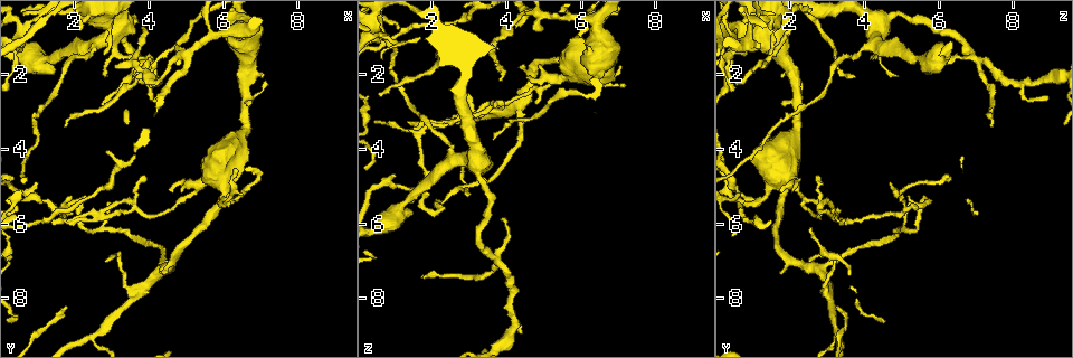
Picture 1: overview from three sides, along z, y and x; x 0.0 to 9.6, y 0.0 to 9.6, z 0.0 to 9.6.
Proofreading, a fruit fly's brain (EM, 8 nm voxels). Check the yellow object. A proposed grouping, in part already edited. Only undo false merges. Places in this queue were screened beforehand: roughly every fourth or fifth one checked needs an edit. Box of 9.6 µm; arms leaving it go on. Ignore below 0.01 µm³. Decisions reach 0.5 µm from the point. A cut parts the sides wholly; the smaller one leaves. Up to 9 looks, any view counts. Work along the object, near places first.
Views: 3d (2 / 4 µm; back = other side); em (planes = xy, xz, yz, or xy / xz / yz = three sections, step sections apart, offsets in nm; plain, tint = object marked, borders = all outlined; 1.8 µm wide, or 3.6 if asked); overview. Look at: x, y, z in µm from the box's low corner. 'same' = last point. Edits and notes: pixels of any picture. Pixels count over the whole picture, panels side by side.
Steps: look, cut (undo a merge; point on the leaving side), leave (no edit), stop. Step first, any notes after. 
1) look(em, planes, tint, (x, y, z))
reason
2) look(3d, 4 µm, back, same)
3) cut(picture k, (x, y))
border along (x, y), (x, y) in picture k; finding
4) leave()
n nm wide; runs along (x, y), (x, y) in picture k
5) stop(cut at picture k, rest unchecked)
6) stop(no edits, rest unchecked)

look(3d, 2 µm, (3.80, 1.65, 7.00))
sharp bend

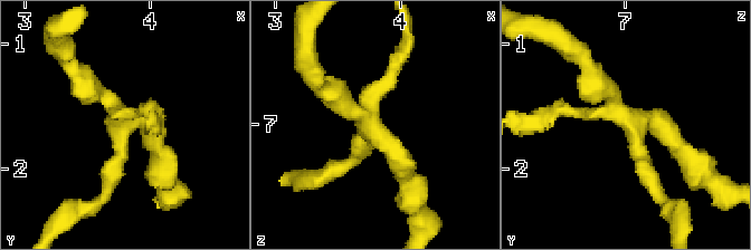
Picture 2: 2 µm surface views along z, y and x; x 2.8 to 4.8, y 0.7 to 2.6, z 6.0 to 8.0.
look(em, planes, tint, (3.78, 1.62, 7.04))
shape alone is not enough

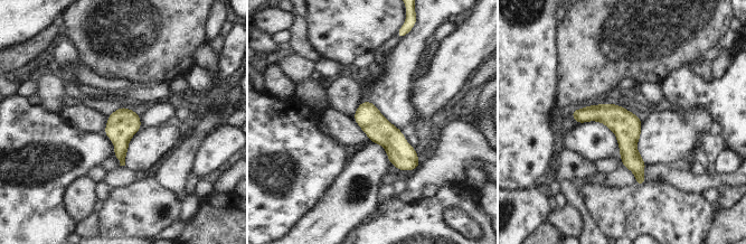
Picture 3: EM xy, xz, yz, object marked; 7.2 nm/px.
leave()
runs along (575, 112), (628, 135), (640, 182) in picture 3; all the same cell

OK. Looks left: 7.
look(3d, 4 µm, back, (2.10, 5.45, 5.65))
sharp bend

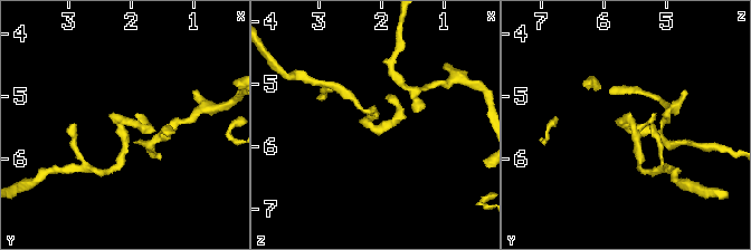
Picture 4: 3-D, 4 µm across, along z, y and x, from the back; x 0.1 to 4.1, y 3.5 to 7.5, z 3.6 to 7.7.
look(em, planes, borders, (2.10, 5.40, 5.70))

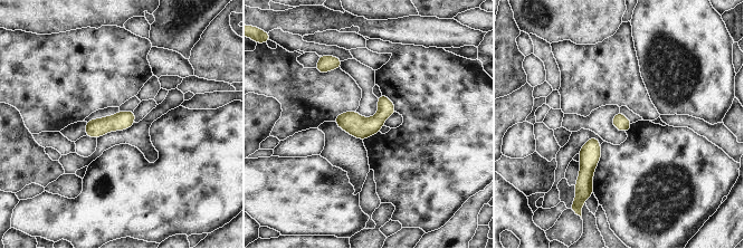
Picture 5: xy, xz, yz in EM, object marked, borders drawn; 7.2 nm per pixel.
leave()
all the same cell

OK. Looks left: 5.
look(3d, 2 µm, (3.75, 7.90, 3.05))
two arms in line, one across

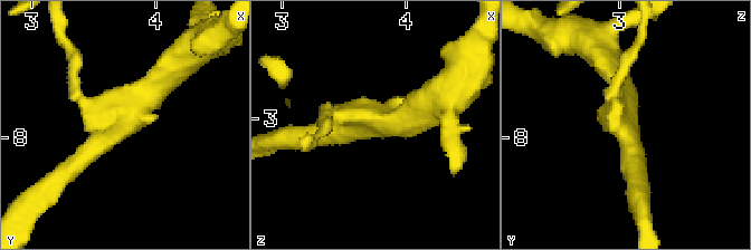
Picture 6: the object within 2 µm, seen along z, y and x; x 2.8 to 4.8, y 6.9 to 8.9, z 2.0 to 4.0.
look(em, yz, step 16, tint, (3.72, 7.86, 2.98))
3 arms

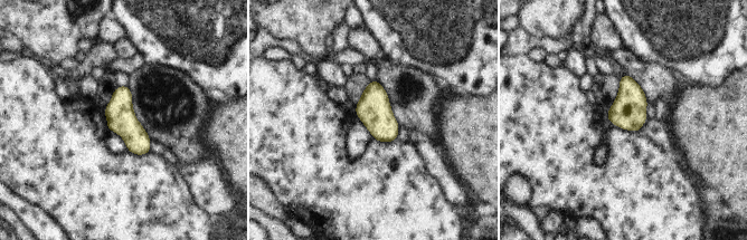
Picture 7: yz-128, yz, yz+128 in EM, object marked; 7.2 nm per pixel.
look(em, xy, step 4, borders, same)
another direction

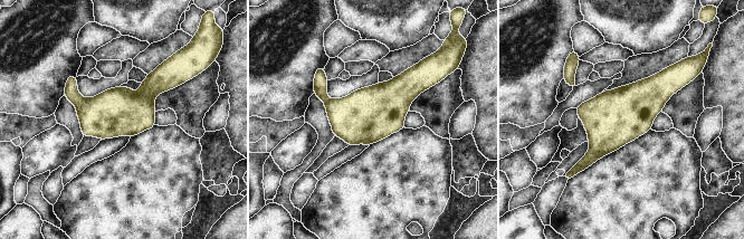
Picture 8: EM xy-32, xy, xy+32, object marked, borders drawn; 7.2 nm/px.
leave()
one cell here

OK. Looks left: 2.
stop(no edits, rest unchecked)

